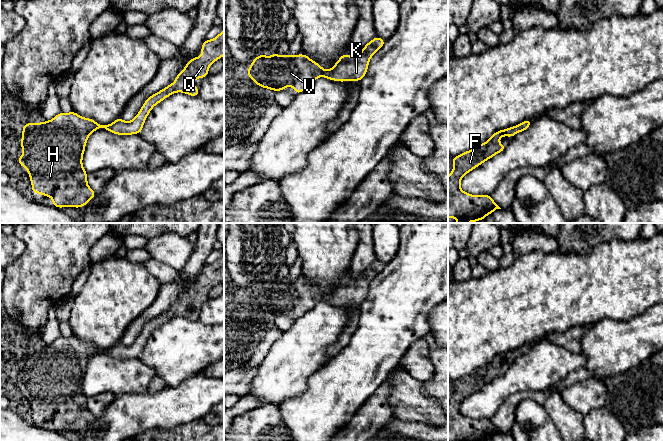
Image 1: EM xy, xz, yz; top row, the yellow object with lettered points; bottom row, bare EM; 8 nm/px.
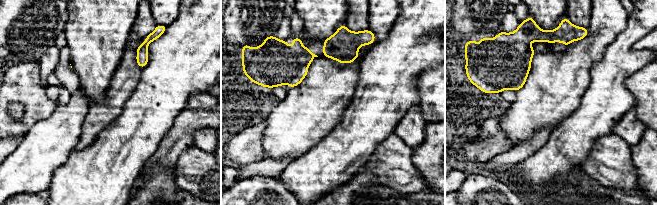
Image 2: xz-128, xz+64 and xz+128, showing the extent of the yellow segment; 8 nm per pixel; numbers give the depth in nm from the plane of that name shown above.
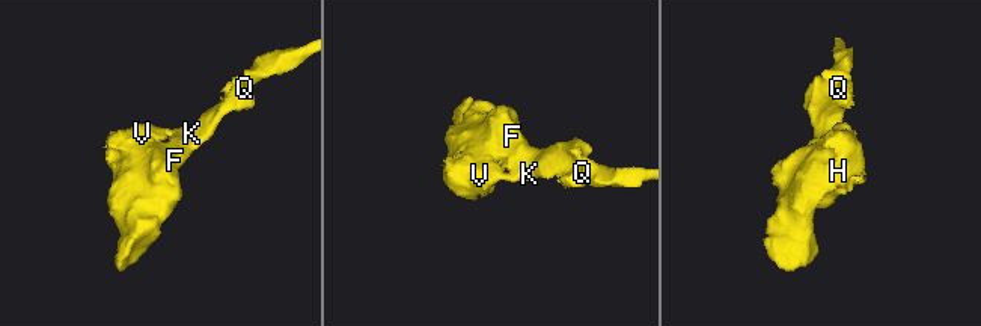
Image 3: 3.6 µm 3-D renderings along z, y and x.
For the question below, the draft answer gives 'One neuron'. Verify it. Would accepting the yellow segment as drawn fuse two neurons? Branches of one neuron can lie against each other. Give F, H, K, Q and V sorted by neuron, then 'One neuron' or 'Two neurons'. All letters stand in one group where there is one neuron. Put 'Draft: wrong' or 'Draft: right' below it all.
Groups: F H K Q V. One neuron
Draft: right

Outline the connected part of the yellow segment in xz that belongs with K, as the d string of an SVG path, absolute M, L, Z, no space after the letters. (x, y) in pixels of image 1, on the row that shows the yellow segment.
M376 36L365 45L358 55L352 57L343 54L329 70L324 70L305 54L279 56L278 53L275 53L269 57L259 54L252 60L252 65L248 68L247 73L260 87L277 92L293 86L295 94L304 91L321 76L341 82L347 80L359 82L367 72L370 58L385 42Z

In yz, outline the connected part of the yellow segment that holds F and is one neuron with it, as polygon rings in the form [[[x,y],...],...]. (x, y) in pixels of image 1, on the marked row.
[[[525,120],[517,126],[495,132],[486,143],[476,145],[472,150],[452,158],[454,168],[448,176],[448,217],[456,218],[457,223],[475,222],[484,219],[488,214],[501,209],[491,195],[471,195],[461,190],[461,178],[506,149],[499,143],[501,136],[513,137],[516,133],[525,131],[531,125],[531,120]]]

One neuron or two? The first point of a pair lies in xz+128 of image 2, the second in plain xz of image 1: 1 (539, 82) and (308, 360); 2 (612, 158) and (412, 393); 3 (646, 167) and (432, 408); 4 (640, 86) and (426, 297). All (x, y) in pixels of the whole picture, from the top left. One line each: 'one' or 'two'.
1: one
2: one
3: two
4: two

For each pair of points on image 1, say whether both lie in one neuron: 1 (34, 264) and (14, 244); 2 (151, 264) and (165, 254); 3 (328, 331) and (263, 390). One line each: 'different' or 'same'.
1: different
2: different
3: same

